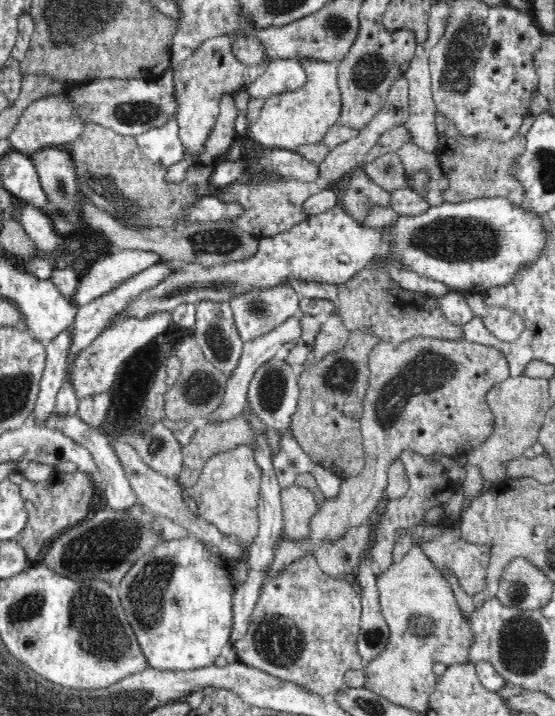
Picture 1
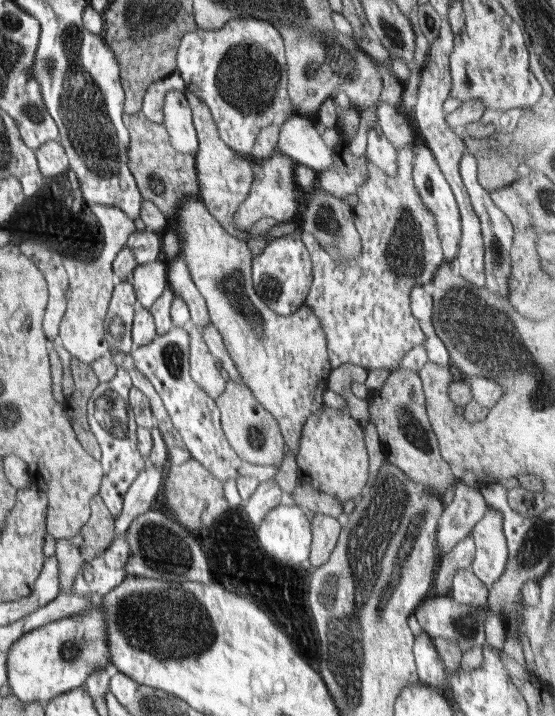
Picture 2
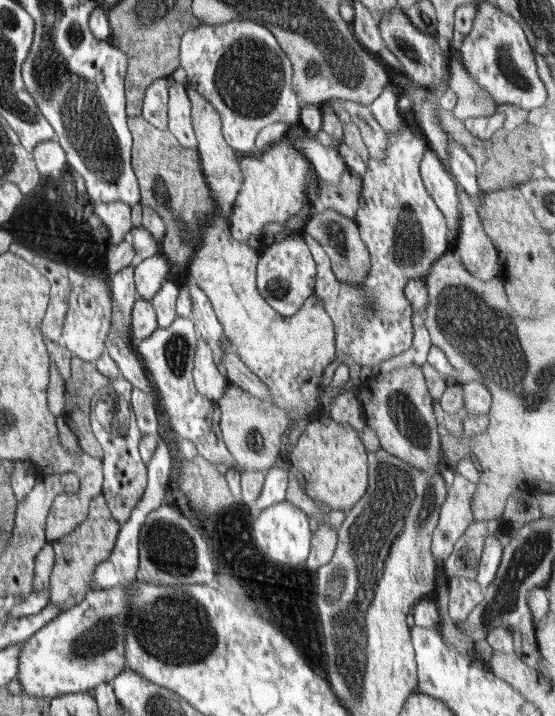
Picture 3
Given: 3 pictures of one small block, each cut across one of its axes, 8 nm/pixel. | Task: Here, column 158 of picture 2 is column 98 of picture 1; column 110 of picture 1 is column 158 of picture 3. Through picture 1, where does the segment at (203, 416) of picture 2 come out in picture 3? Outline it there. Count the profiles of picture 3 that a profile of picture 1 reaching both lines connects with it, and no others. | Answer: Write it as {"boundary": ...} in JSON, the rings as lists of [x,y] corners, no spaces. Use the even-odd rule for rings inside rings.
{"boundary":[[[192,318],[174,319],[169,328],[158,328],[152,336],[136,344],[138,355],[142,358],[144,368],[150,371],[152,384],[165,403],[165,409],[170,416],[171,426],[178,440],[191,440],[198,451],[198,456],[206,458],[217,468],[225,465],[228,470],[238,470],[232,453],[226,449],[222,440],[219,420],[221,408],[214,401],[204,397],[193,382],[194,356],[198,347],[198,333],[194,328]]]}

